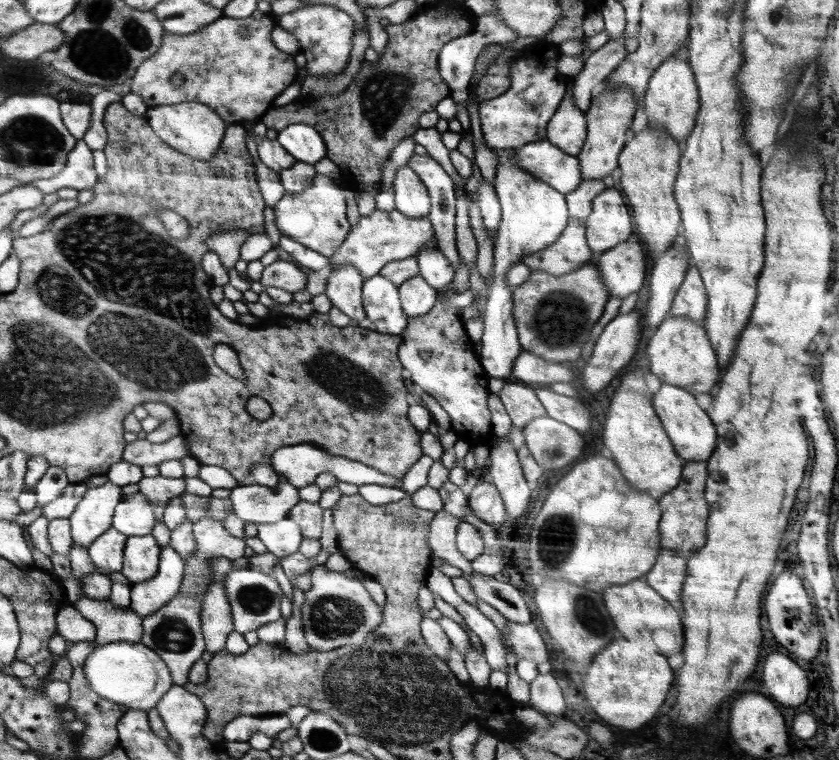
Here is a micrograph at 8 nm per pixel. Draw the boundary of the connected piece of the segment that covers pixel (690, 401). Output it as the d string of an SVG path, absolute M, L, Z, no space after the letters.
M662 383L653 395L652 404L674 450L684 463L707 462L716 448L717 430L708 413L696 403L696 397L685 388Z

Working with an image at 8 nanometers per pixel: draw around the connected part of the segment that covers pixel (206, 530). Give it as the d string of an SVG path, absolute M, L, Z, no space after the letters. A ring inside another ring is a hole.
M207 516L202 520L194 523L193 526L194 542L196 542L196 551L184 561L184 577L176 598L198 598L203 597L210 583L213 580L213 572L211 572L211 565L213 560L226 558L230 561L234 561L245 557L246 544L243 538L232 537L228 530L224 529L224 524L219 520L212 520Z

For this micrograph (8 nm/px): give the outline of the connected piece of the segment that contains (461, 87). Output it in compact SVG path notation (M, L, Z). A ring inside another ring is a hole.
M494 14L477 16L476 22L474 23L474 28L470 34L450 40L450 42L442 48L438 58L438 73L440 73L440 77L444 79L446 85L450 87L451 93L449 97L456 102L458 108L455 119L460 122L464 130L470 129L469 112L466 108L467 100L469 99L471 79L476 69L476 60L480 57L486 45L511 43L520 37L515 30L506 26L499 18L496 18Z

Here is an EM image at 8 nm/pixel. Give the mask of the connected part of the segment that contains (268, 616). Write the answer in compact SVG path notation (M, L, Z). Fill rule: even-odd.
M243 567L238 571L228 573L224 576L224 580L224 592L226 592L226 598L230 602L234 631L244 634L281 618L283 591L273 573L264 574L264 572L258 572L254 568Z

